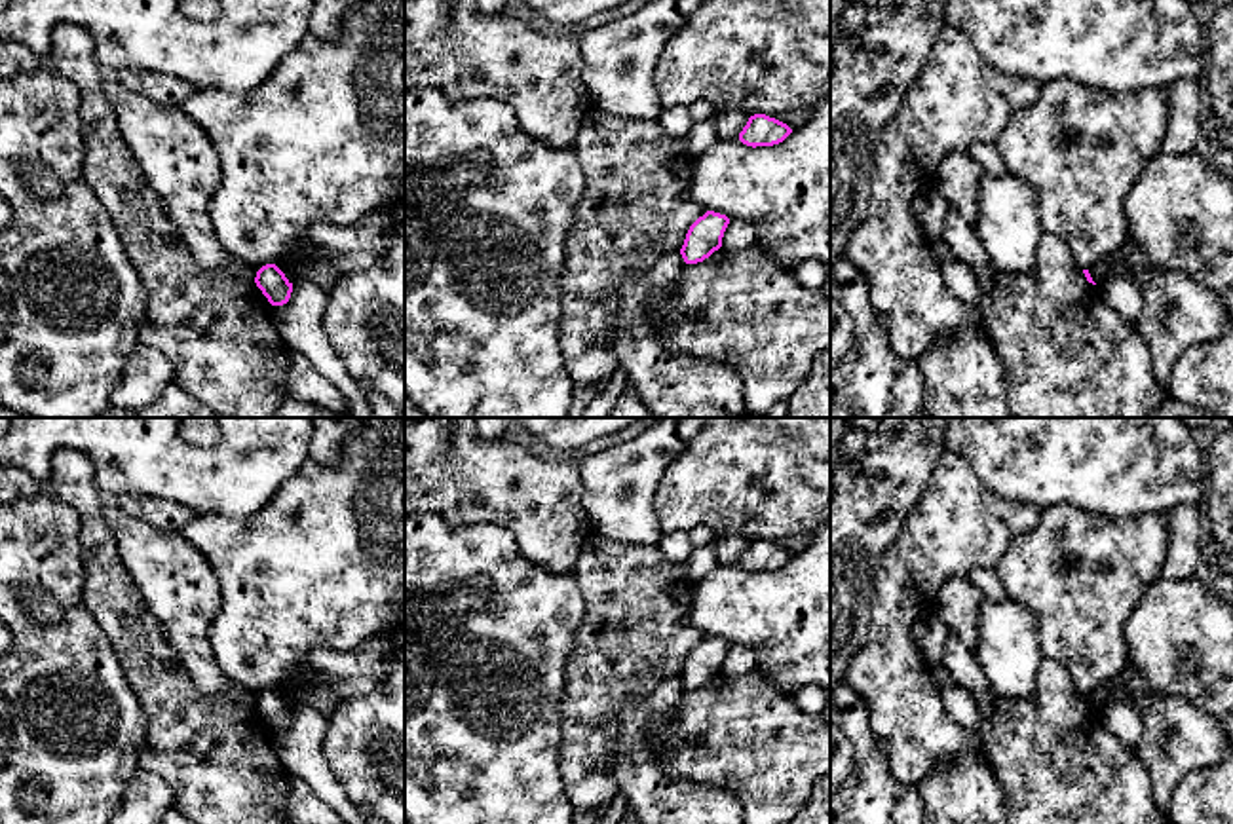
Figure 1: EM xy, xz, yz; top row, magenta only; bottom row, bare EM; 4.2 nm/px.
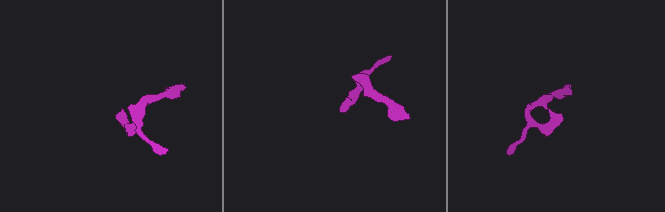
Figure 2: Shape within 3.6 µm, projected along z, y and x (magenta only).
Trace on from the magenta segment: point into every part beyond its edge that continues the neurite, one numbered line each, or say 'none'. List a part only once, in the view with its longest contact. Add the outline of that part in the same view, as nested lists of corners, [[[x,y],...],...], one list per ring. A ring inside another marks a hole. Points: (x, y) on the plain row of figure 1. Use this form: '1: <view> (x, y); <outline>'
none

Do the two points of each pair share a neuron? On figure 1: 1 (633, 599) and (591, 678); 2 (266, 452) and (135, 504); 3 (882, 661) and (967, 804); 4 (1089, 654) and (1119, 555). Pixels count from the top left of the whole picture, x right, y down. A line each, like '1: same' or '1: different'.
1: same
2: different
3: different
4: same

